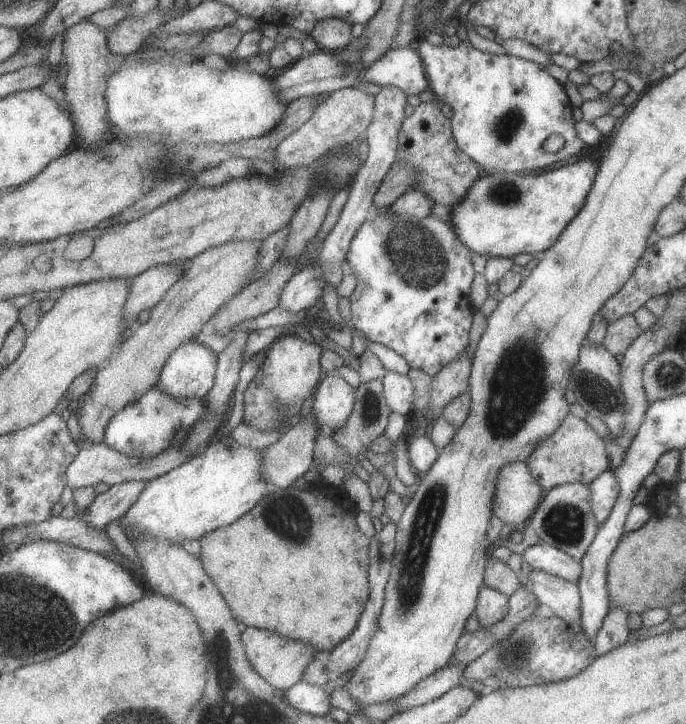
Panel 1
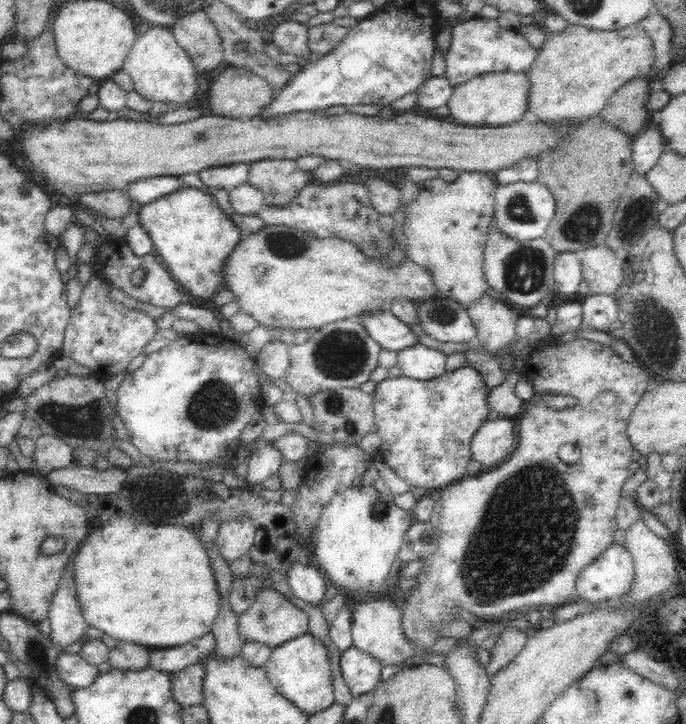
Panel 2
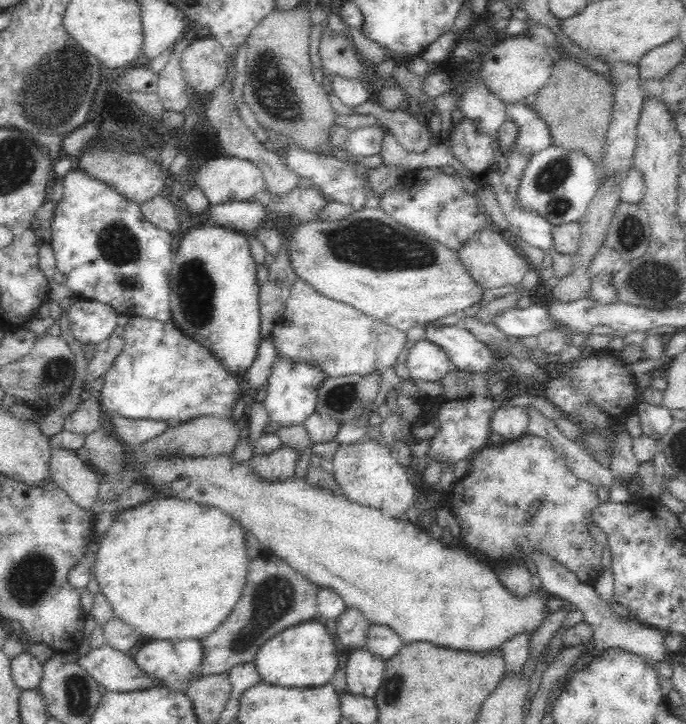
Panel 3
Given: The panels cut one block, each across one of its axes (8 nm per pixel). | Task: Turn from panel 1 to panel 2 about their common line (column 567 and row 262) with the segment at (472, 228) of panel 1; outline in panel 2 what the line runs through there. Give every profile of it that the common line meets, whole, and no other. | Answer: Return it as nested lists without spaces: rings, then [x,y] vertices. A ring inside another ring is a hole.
[[[182,185],[180,188],[169,192],[168,194],[164,194],[164,196],[160,196],[156,200],[153,200],[151,203],[141,205],[138,212],[138,221],[137,223],[144,229],[145,234],[152,241],[153,247],[155,248],[154,253],[158,255],[158,257],[162,260],[164,267],[172,276],[174,276],[175,280],[182,286],[184,290],[189,290],[190,294],[197,298],[197,300],[206,300],[209,301],[210,296],[214,294],[217,290],[224,289],[221,286],[224,283],[222,278],[222,267],[224,267],[224,262],[228,259],[228,254],[232,252],[233,248],[236,247],[237,242],[242,238],[240,229],[229,219],[228,215],[226,215],[220,208],[219,203],[216,197],[204,188],[198,187],[190,187]]]

